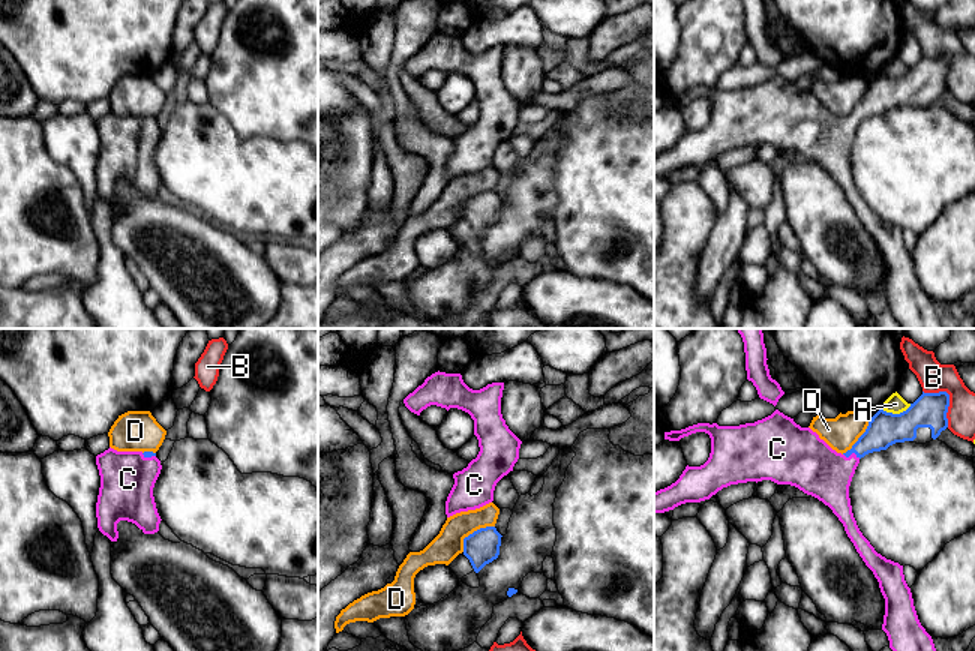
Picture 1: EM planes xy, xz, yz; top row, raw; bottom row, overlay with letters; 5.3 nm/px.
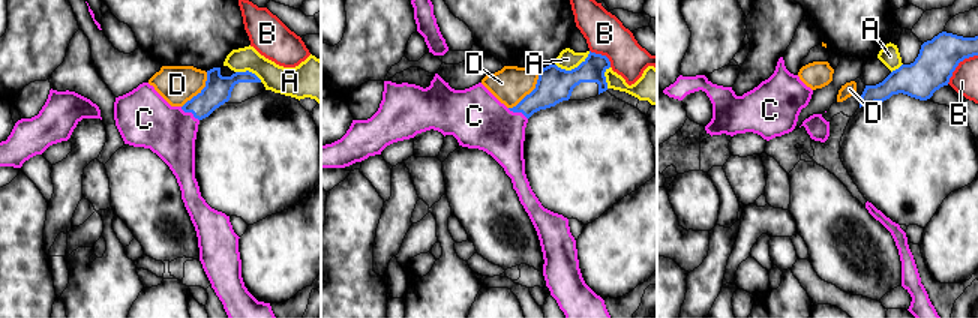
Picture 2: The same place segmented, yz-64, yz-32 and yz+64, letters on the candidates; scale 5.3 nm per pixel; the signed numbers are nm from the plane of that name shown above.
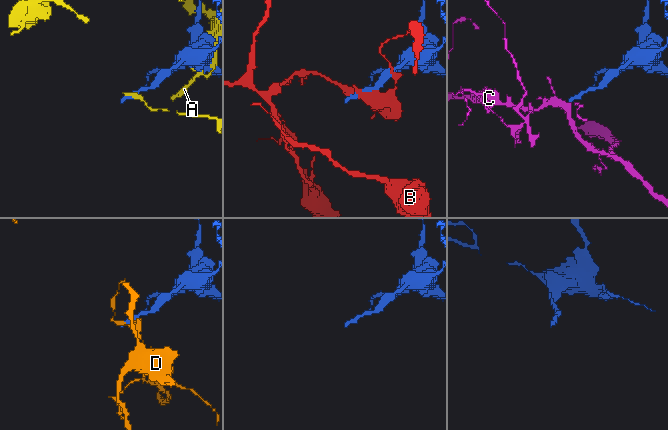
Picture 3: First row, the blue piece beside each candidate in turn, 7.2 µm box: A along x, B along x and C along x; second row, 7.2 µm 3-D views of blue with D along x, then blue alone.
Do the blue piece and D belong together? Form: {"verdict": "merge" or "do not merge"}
{"verdict": "do not merge"}

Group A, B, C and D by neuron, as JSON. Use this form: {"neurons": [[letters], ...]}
{"neurons": [["A"], ["B"], ["C"], ["D"]]}

